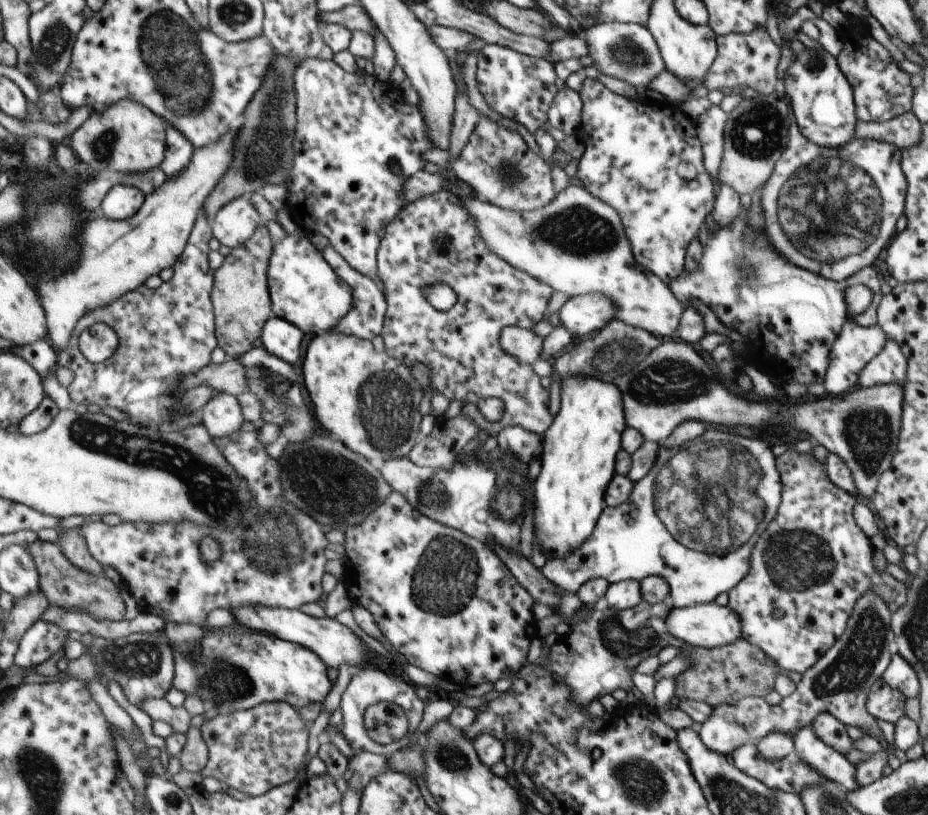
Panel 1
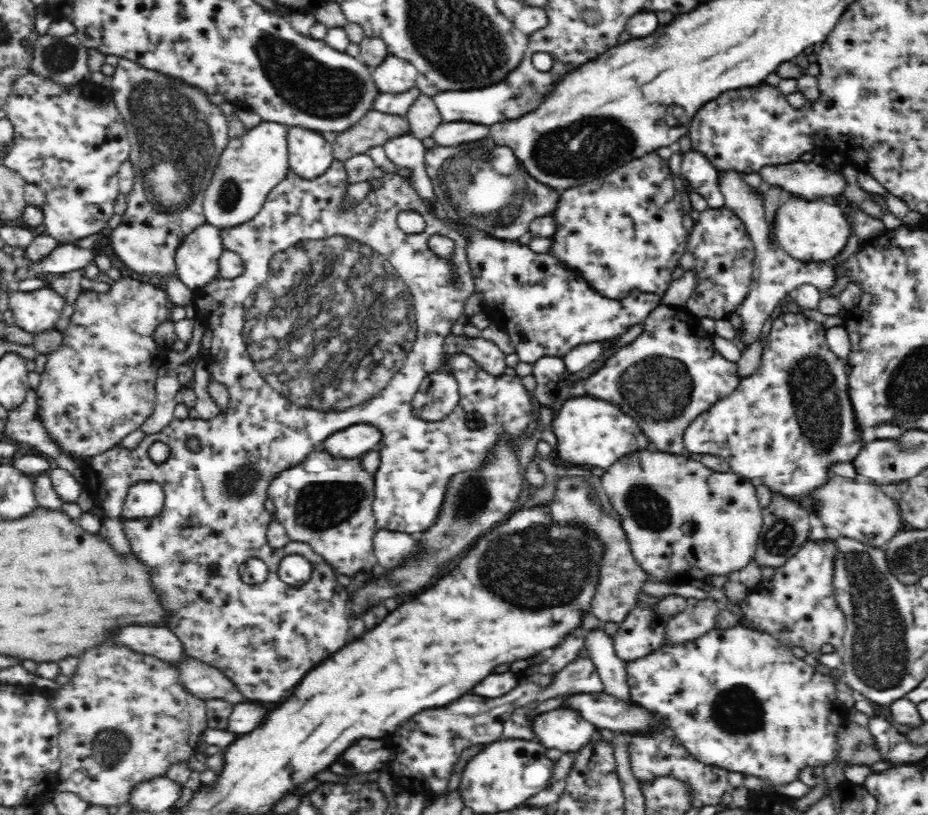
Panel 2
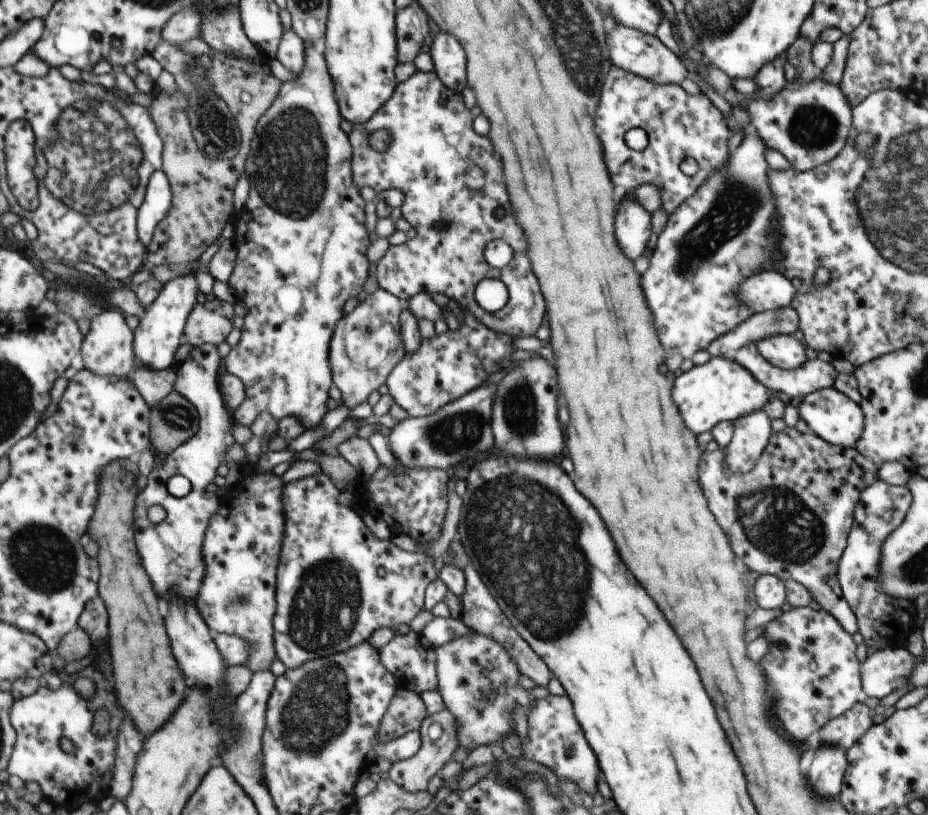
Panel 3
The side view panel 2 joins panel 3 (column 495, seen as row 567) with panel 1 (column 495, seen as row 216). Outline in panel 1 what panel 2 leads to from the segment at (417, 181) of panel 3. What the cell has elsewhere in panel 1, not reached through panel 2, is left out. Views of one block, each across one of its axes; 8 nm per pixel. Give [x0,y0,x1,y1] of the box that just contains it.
[377,189,553,436]

